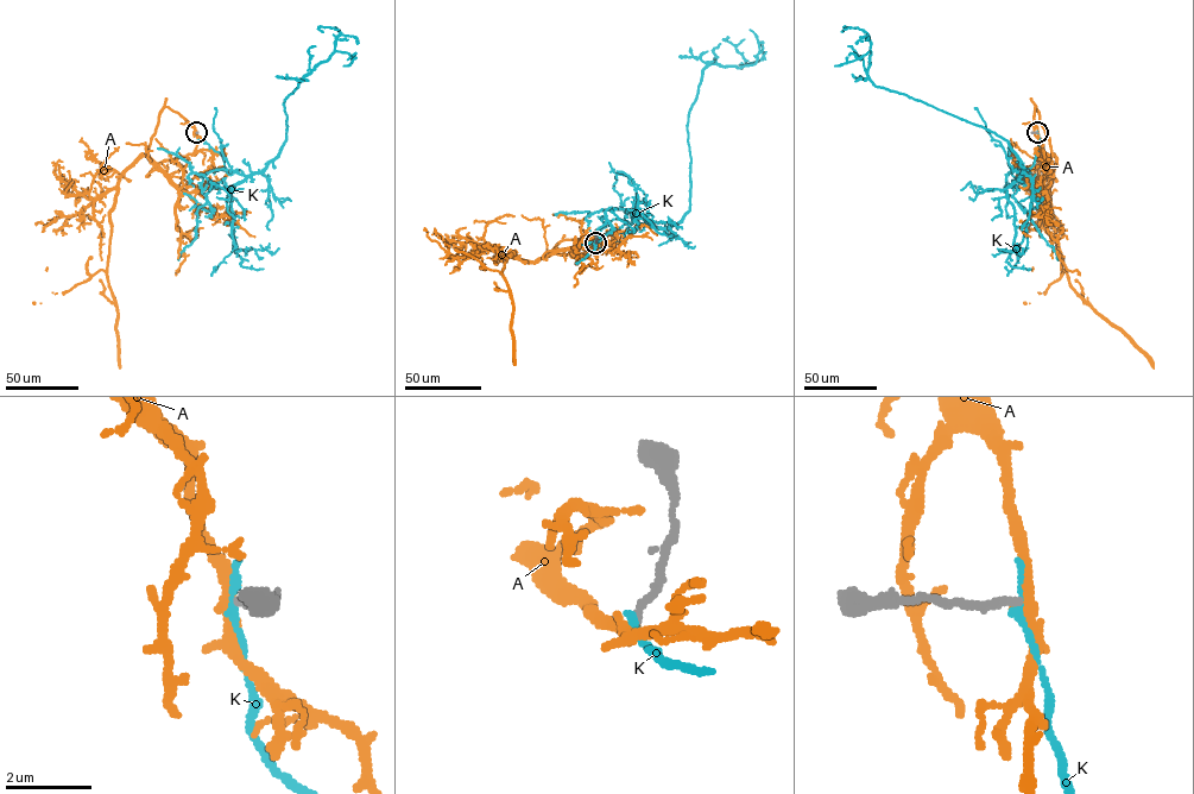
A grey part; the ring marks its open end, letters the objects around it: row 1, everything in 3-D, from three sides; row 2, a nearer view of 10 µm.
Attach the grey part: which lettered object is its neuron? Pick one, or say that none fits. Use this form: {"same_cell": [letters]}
{"same_cell": []}

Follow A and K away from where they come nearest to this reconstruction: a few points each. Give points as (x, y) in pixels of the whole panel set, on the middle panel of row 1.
A: (595, 243), (562, 240), (535, 262), (513, 253), (505, 258), (501, 273), (513, 306), (516, 364)
K: (595, 243), (621, 241), (635, 221), (670, 227), (689, 209), (688, 112), (706, 67), (745, 63), (728, 37)

